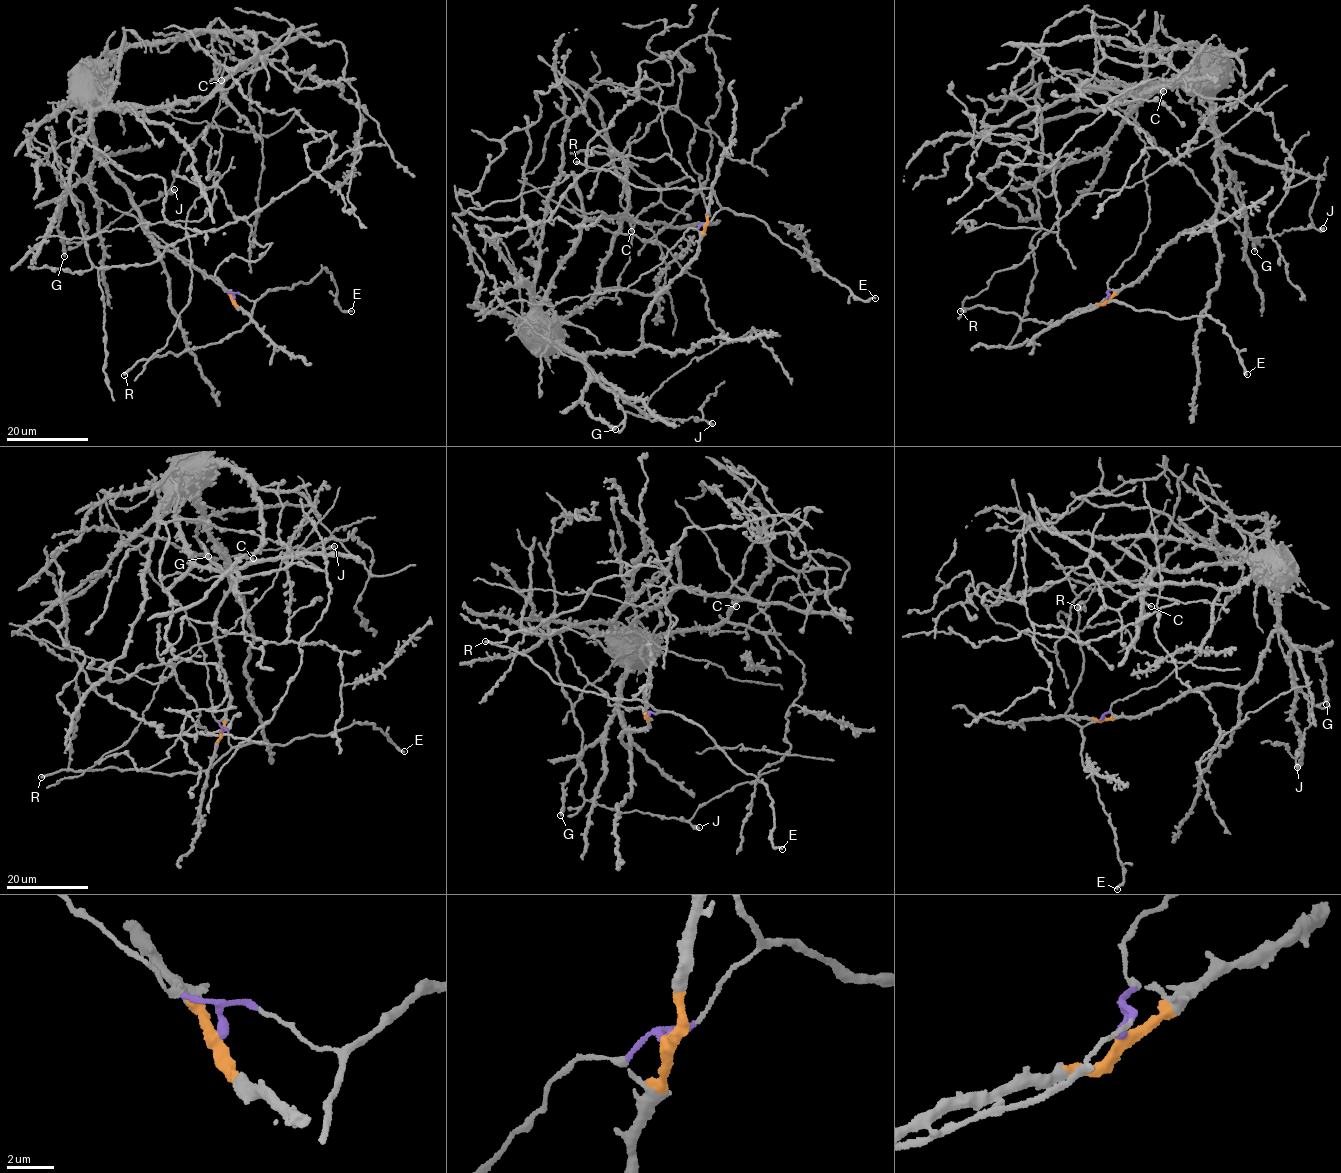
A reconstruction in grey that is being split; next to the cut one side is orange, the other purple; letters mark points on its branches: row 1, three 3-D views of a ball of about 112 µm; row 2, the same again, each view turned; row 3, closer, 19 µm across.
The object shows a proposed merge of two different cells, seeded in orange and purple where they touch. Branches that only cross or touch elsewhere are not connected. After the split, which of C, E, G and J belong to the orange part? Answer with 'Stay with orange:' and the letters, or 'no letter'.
Stay with orange: C, G, J

